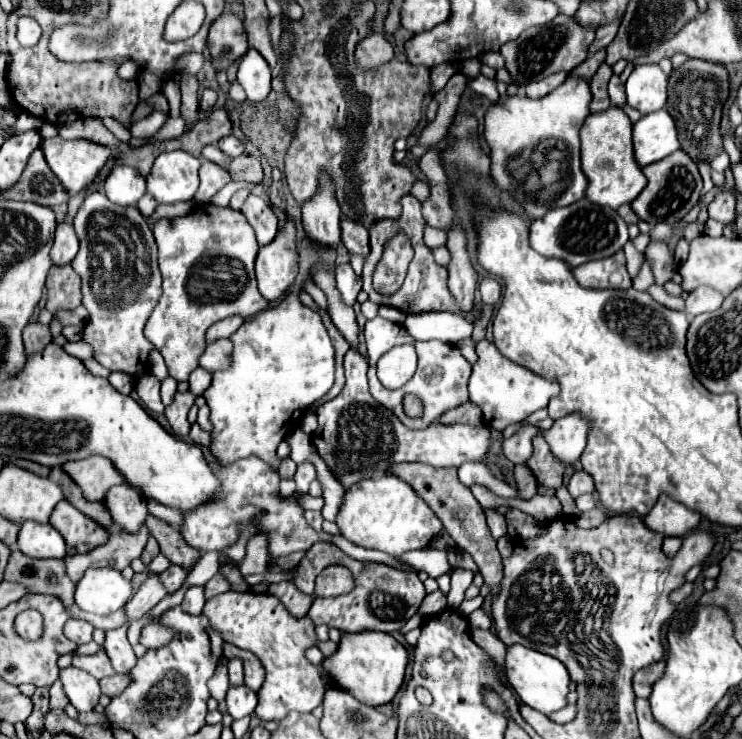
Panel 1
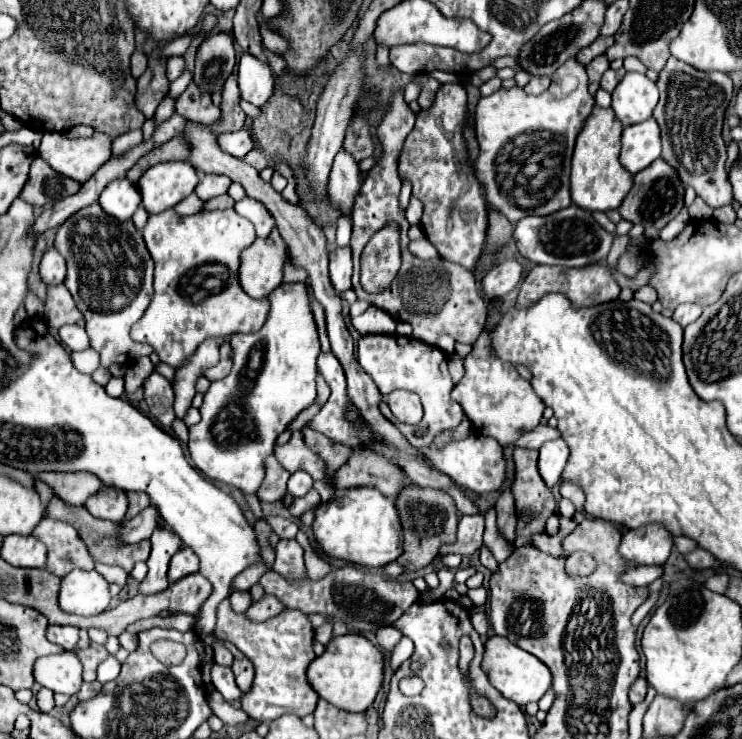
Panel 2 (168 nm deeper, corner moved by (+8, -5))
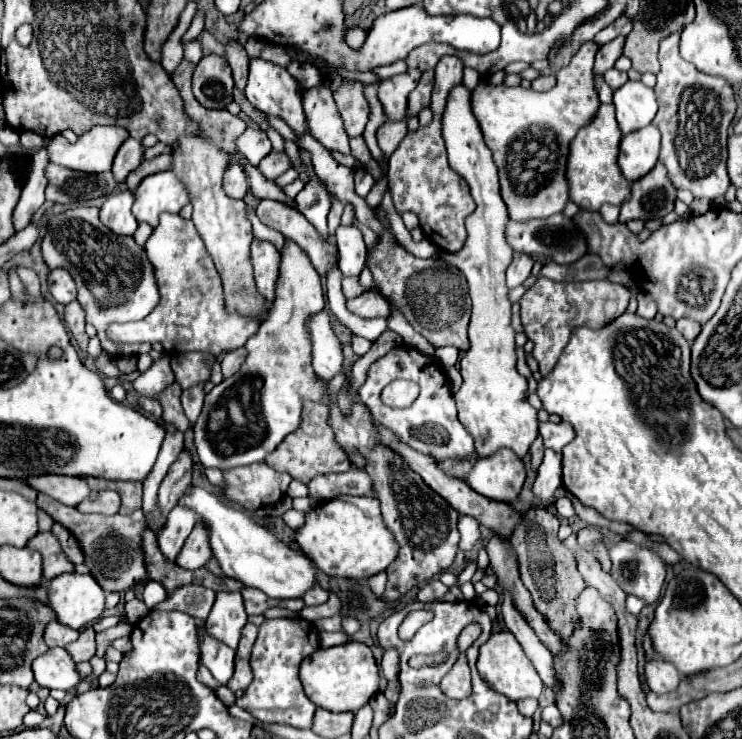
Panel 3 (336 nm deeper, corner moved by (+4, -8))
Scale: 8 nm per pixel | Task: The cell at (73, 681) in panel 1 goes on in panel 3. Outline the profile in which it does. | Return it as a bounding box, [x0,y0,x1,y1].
[33,648,81,690]

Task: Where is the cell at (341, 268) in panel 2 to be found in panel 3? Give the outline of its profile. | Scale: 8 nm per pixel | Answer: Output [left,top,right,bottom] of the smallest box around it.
[337,226,367,276]

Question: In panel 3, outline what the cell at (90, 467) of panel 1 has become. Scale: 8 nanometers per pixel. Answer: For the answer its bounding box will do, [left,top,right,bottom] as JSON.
[27,474,91,506]

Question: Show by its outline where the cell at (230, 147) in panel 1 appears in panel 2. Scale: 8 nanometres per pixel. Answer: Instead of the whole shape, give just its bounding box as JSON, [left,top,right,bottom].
[219,129,255,157]

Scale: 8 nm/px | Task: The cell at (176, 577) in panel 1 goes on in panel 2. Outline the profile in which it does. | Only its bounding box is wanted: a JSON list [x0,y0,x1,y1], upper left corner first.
[169,547,199,583]

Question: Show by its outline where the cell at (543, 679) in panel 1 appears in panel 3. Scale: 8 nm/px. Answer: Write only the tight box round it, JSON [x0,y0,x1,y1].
[477,630,543,702]

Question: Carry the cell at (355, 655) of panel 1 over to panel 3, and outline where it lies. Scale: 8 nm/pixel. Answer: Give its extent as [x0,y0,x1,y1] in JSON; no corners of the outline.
[299,642,379,712]

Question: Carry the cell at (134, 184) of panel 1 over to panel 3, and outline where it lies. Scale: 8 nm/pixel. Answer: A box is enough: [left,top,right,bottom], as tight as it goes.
[101,188,137,236]

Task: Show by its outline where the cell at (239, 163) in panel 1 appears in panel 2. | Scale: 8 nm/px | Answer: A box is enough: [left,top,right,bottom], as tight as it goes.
[243,149,267,171]

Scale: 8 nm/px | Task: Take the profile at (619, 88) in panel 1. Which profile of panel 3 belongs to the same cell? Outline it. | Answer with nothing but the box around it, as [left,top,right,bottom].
[603,68,627,90]

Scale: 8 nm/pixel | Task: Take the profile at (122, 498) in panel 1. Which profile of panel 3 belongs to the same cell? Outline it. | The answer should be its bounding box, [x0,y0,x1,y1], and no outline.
[77,490,121,516]

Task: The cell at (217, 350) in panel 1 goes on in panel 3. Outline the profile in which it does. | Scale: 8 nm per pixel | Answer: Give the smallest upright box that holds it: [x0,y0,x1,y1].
[221,348,247,378]

